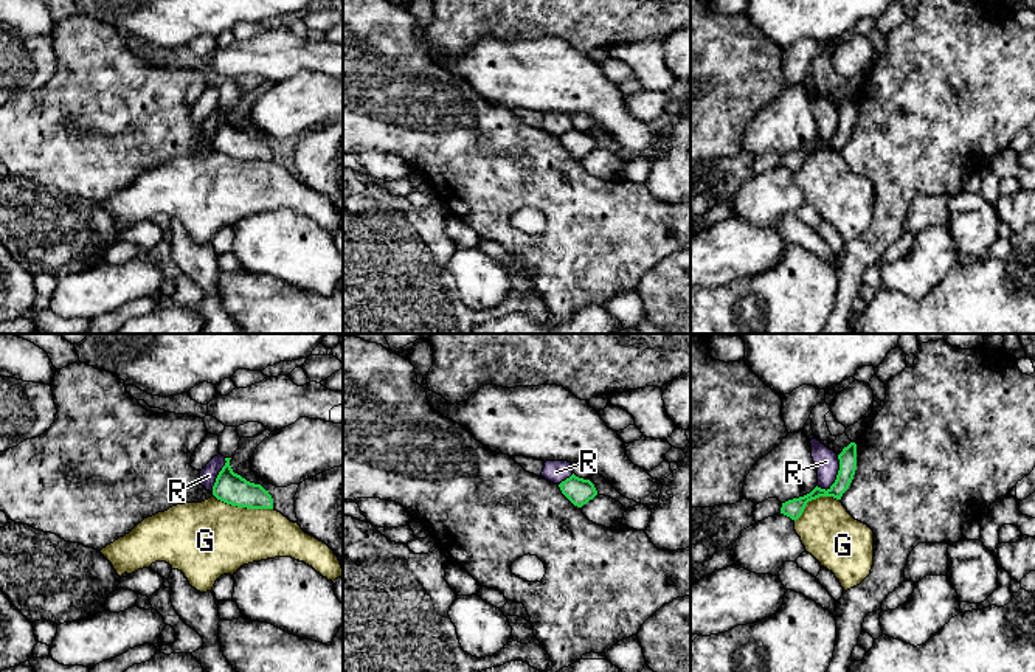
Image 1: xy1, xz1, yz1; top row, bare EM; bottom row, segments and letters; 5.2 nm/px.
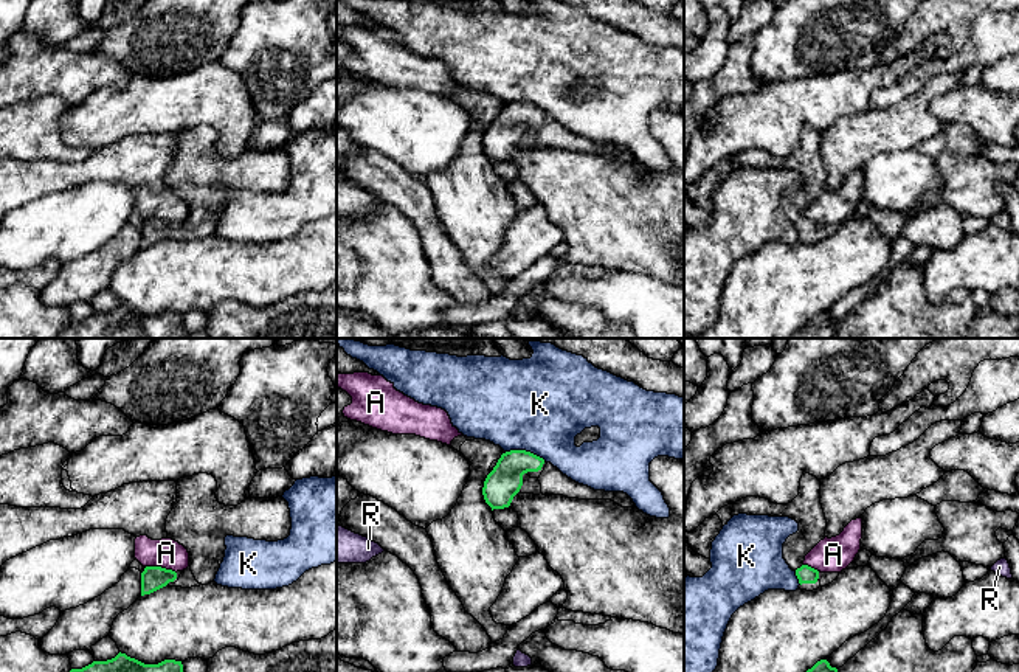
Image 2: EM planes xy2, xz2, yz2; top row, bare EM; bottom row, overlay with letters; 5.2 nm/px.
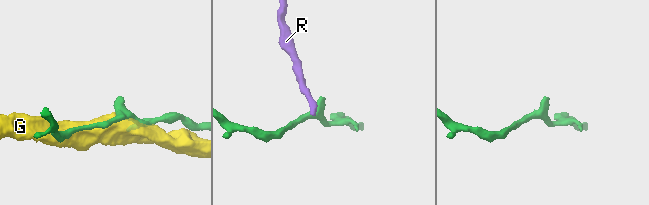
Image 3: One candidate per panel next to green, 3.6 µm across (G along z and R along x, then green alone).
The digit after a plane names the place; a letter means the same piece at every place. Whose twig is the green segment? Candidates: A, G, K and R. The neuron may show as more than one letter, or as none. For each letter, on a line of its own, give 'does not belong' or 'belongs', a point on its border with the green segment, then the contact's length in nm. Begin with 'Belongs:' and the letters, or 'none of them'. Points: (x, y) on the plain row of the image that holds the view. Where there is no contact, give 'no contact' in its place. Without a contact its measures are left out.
Belongs: none of them
A: does not belong; contact xy2 (160, 219); length 170 nm
G: does not belong; contact xy1 (242, 159); length 320 nm
K: does not belong; contact xz2 (525, 103); length 220 nm
R: does not belong; contact yz1 (837, 129); length 200 nm

